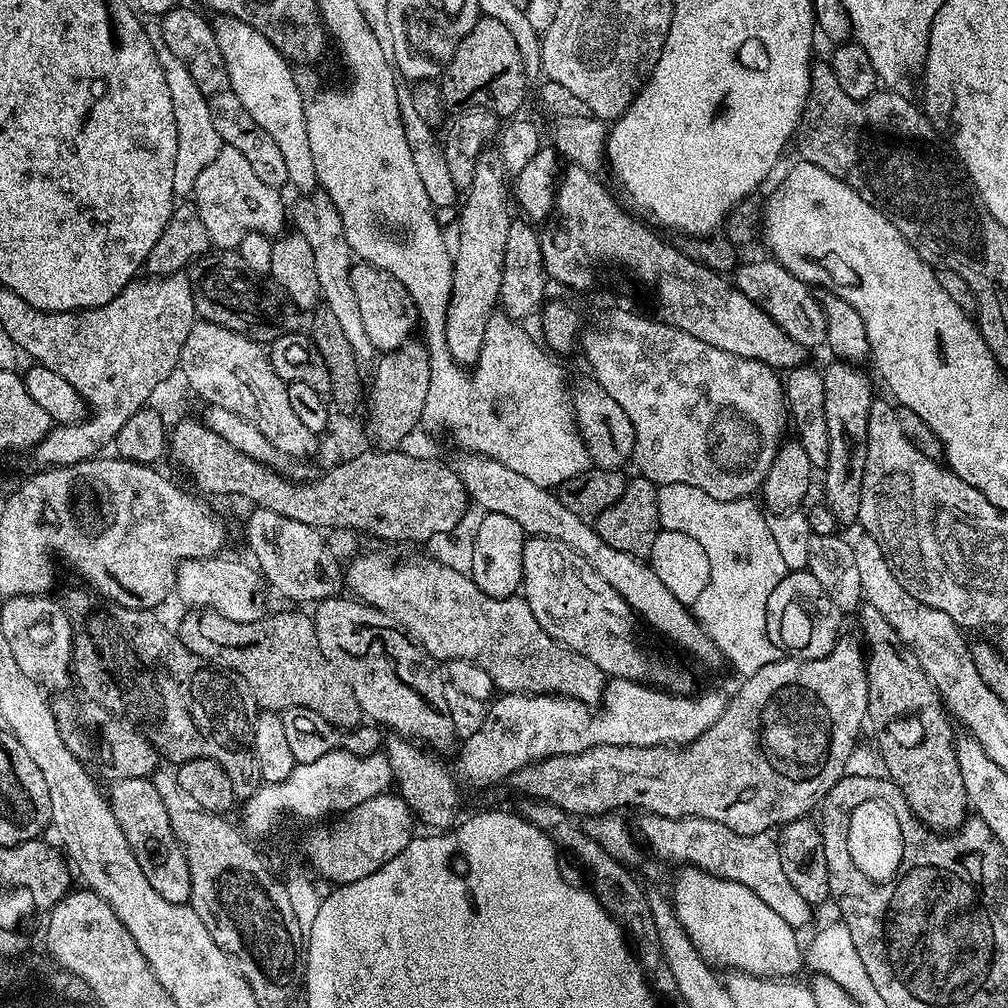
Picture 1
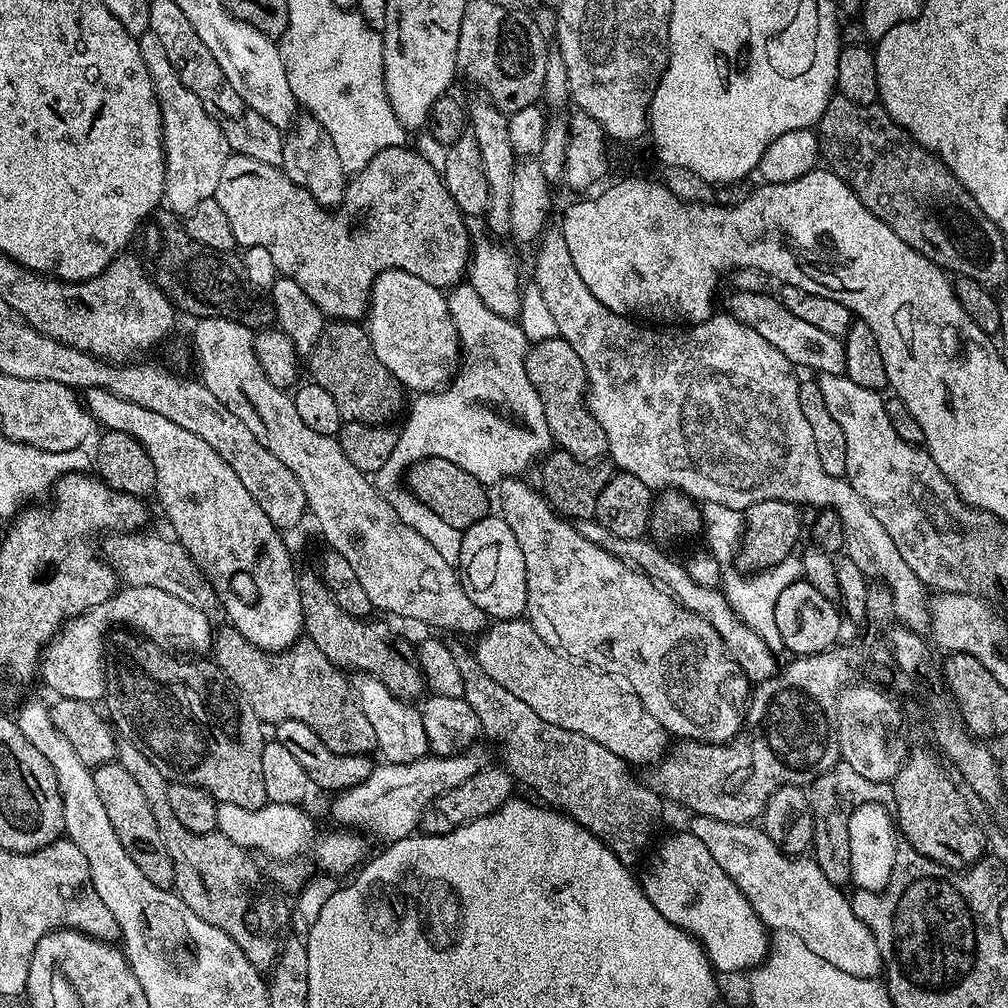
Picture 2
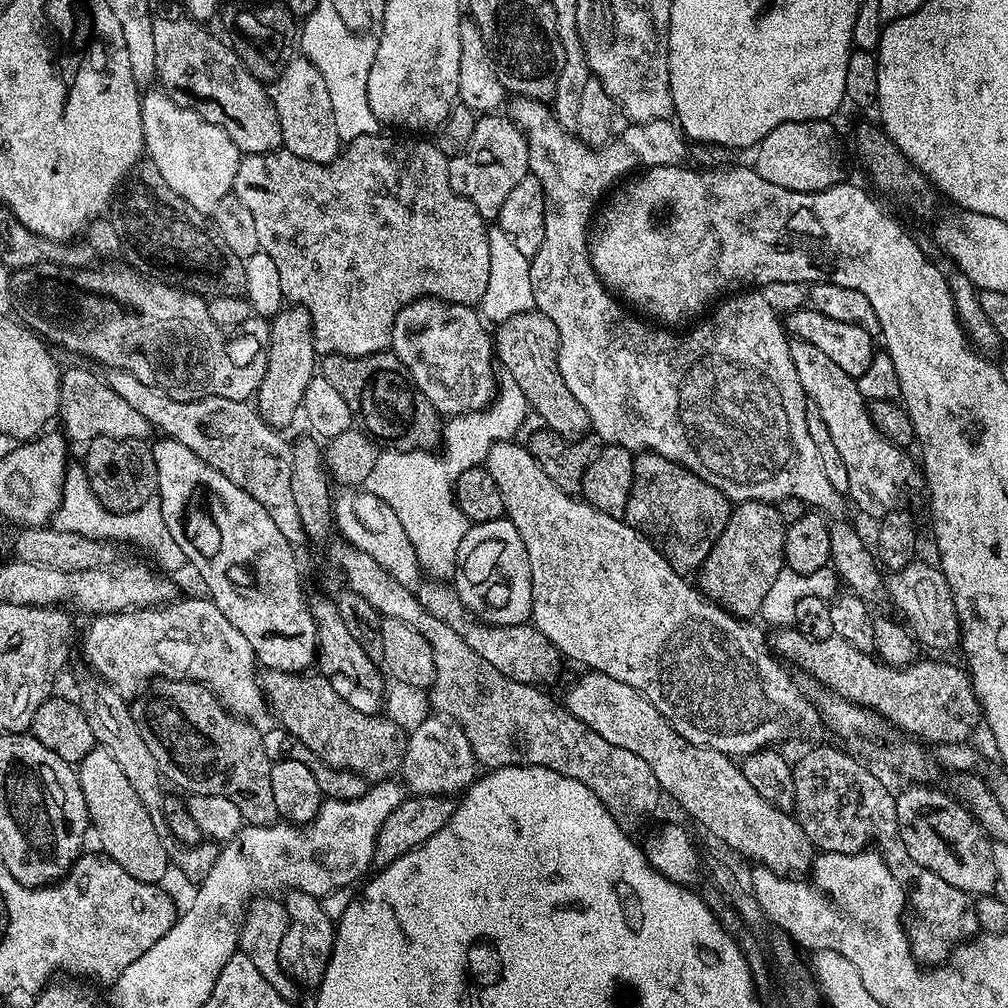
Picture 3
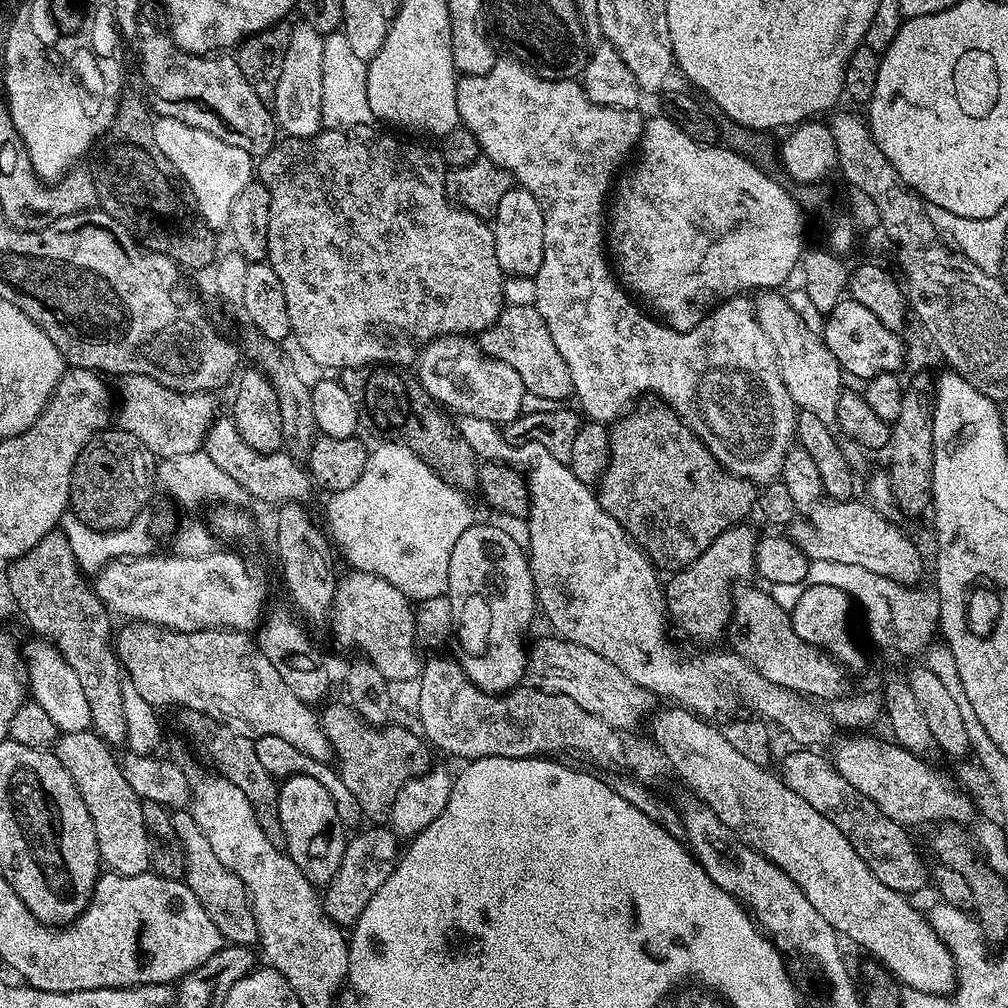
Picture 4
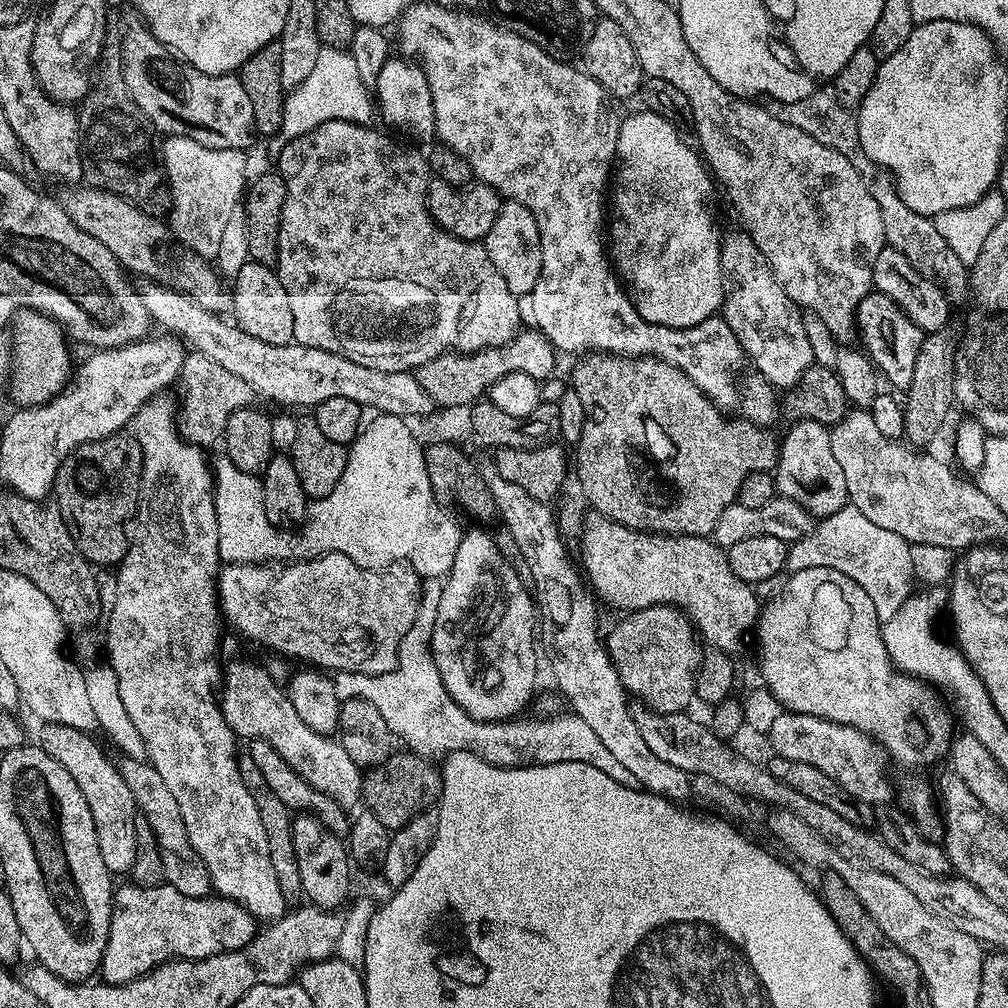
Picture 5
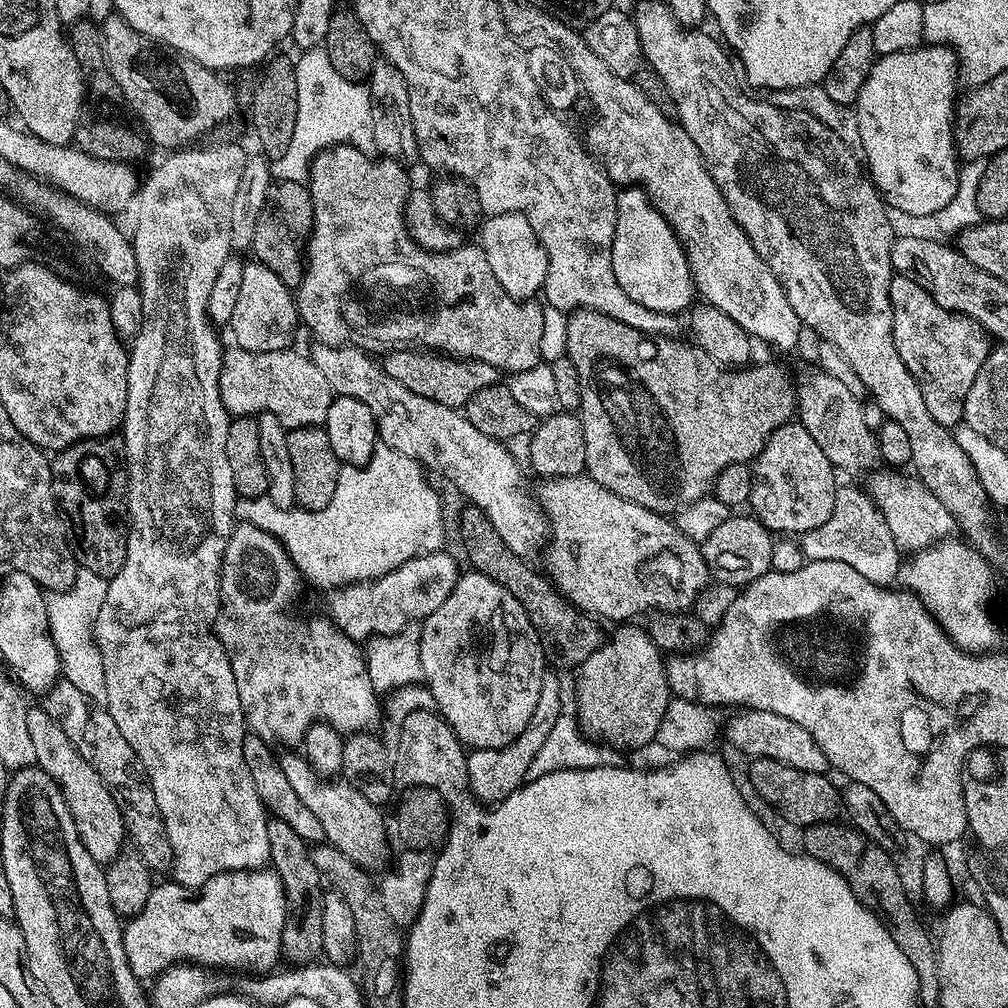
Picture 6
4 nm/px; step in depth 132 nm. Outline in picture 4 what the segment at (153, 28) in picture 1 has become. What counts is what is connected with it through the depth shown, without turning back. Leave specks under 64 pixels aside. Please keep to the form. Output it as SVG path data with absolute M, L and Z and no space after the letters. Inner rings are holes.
M165 116L154 123L154 142L158 142L158 150L166 154L191 190L201 220L213 230L227 229L234 198L242 186L254 179L253 156L246 154L246 150L238 150L238 146L230 146L230 142L222 142L222 138L214 138L214 134L206 134L206 130L186 126L186 122L178 122L178 118Z

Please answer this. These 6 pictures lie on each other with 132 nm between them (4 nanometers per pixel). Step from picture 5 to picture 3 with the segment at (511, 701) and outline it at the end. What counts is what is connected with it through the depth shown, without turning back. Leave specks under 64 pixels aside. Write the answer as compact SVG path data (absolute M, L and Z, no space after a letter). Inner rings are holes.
M507 518L472 524L458 546L454 587L473 616L486 624L523 624L532 615L532 571L522 534Z

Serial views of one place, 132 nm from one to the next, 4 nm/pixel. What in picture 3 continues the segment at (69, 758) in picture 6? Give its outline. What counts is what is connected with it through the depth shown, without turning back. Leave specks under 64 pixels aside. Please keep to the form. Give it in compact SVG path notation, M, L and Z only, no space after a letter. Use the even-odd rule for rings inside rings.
M97 746L80 760L76 776L82 786L82 798L86 798L88 819L94 836L96 832L104 855L114 858L114 862L118 862L118 866L122 866L130 878L159 885L168 868L170 872L168 852L158 838L158 830L154 830L154 822L150 822L146 806L142 806L138 793L134 791L134 786L130 786L118 762L114 762L114 757L105 748Z

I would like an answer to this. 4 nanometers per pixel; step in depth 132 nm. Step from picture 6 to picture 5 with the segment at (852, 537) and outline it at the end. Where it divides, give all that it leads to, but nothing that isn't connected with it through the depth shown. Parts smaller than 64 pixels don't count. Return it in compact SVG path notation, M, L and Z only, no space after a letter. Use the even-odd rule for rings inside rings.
M849 502L842 510L823 517L803 538L793 541L789 545L788 559L804 566L826 566L846 575L868 593L877 619L883 622L898 612L913 591L915 574L911 548L900 534L875 525Z

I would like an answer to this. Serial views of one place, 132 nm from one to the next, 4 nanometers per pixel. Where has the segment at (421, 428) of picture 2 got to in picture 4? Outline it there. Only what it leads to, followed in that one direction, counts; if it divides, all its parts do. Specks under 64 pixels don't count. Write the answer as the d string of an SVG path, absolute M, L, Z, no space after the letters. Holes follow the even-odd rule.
M380 442L377 448L373 447L369 451L366 470L362 470L362 478L358 478L358 482L354 482L354 486L349 486L348 489L341 492L333 492L327 497L328 524L326 523L326 532L330 537L331 543L335 547L336 544L340 547L341 554L352 563L351 567L355 571L369 572L386 582L390 582L392 586L398 586L398 590L402 590L402 594L406 594L409 600L413 602L438 598L445 595L448 591L450 554L454 554L454 542L458 542L458 538L462 538L462 534L466 534L466 530L472 527L474 523L472 504L464 496L467 495L461 489L455 488L452 484L447 484L437 472L430 470L430 466L426 466L426 462L422 462L422 458L418 458L418 454L410 451L405 444L399 442Z

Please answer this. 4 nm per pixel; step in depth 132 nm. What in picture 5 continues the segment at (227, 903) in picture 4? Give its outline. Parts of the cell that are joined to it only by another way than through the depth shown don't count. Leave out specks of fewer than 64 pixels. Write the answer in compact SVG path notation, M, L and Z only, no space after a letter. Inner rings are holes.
M129 758L121 761L118 767L126 786L130 786L130 794L134 794L139 815L145 816L150 822L150 830L154 830L154 838L162 854L164 883L178 890L178 894L186 894L190 898L209 895L213 887L210 874L206 870L206 862L202 862L194 846L190 846L186 822L182 822L182 810L178 810L174 794L170 794L166 782L162 782L162 774L158 774L158 770L154 770L154 766L147 762Z

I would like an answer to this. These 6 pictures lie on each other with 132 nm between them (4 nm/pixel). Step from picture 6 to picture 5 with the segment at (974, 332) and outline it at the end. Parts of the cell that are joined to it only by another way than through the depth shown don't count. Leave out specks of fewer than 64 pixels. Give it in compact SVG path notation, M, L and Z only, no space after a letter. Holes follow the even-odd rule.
M870 291L856 311L855 331L864 339L863 351L874 363L877 372L883 379L889 380L894 387L907 390L914 373L915 356L923 344L926 333L890 298L878 291Z

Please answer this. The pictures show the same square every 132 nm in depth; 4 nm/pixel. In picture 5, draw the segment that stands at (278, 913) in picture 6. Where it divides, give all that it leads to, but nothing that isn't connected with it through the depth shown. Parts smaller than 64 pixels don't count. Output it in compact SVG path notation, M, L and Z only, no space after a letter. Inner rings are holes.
M125 882L112 897L110 934L99 975L103 983L125 984L174 959L201 960L249 944L258 931L256 917L237 900L219 894L190 898L166 883L153 888Z

